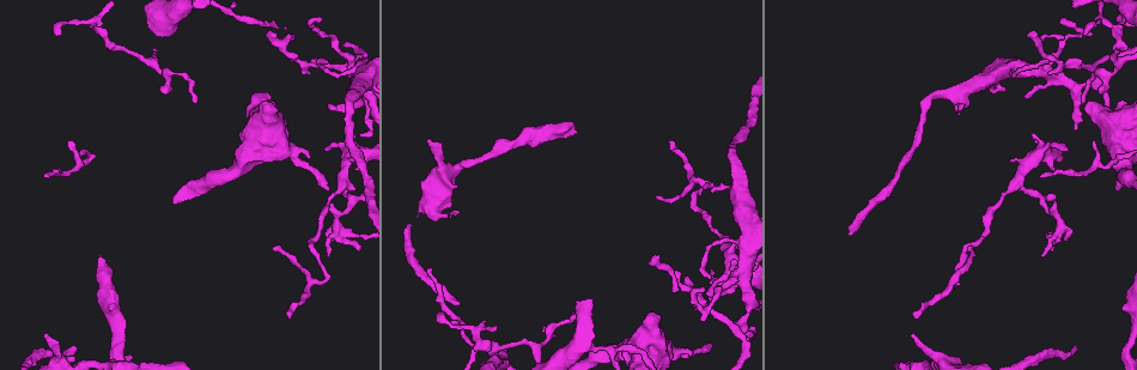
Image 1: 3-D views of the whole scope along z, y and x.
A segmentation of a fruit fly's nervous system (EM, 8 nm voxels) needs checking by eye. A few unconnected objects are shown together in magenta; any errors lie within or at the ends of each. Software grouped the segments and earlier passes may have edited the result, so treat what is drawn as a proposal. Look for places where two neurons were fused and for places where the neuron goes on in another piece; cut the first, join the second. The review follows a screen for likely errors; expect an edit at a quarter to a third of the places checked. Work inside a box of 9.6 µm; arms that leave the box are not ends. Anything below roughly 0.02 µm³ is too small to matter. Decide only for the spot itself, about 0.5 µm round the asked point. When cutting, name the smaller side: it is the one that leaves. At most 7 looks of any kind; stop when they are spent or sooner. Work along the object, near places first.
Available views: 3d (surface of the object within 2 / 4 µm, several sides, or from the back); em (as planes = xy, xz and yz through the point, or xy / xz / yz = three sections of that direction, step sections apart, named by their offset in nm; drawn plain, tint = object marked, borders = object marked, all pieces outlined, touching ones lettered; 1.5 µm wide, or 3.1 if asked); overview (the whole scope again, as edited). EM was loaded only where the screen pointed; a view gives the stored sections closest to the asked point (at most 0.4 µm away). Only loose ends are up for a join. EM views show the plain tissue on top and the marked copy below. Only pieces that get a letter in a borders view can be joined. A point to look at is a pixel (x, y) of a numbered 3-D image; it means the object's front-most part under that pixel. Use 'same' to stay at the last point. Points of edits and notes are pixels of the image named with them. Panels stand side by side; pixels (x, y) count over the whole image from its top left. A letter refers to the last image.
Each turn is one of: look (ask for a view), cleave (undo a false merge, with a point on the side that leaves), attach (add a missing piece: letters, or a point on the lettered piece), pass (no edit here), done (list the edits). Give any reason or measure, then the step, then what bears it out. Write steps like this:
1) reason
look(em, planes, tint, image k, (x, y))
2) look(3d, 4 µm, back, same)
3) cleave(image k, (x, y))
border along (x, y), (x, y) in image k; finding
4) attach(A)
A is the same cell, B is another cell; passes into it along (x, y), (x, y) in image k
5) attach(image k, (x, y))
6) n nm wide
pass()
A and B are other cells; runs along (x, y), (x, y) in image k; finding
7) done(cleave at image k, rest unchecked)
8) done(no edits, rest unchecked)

free end
look(em, xz, step 4, borders, image 1, (1075, 347))

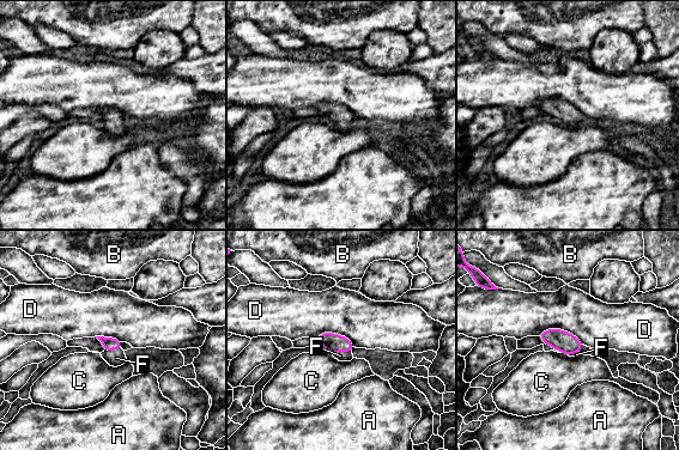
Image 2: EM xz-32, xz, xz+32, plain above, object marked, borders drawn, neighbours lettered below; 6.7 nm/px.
another direction
look(em, planes, borders, same)

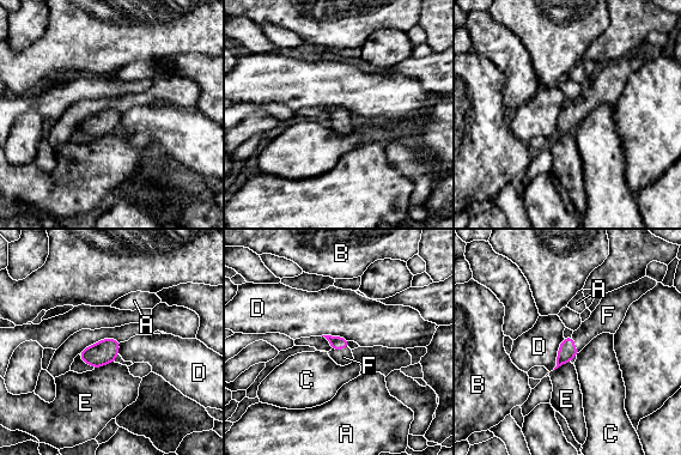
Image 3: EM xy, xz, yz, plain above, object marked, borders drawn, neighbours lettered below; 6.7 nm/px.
attach(image 3, (344, 357))
F is the same cell, A, B, C, D and E are other cells; the neuron continues

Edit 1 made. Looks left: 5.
free end
look(em, yz, step 4, tint, image 1, (47, 334))

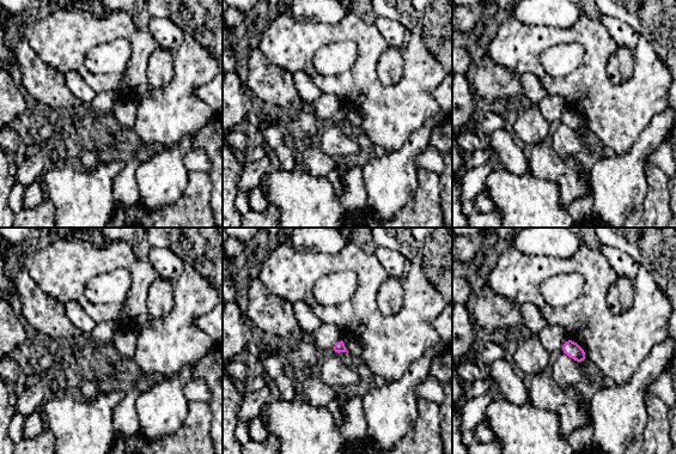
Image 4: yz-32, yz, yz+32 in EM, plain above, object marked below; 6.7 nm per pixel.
another direction
look(em, planes, borders, same)

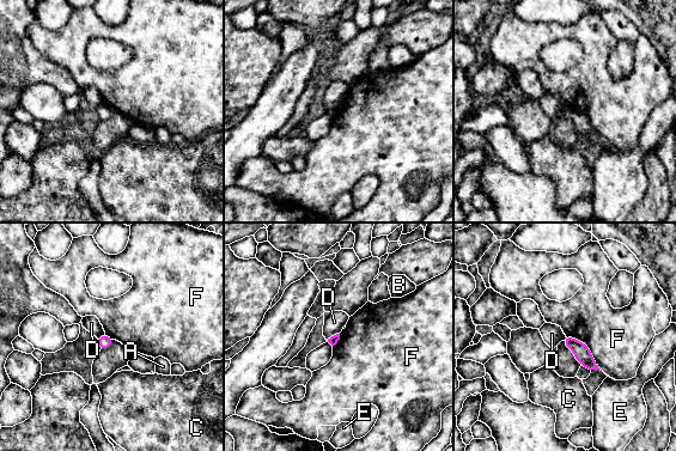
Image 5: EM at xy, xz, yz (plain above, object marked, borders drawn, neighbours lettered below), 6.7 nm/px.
pass()
A, B, C, D, E and F are other cells; border along (565, 334), (583, 341), (602, 370) in image 5; no lettered piece goes on from it

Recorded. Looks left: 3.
branch stops here
look(3d, 4 µm, image 1, (914, 316))

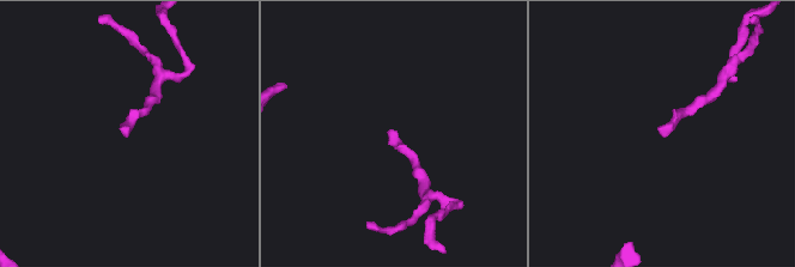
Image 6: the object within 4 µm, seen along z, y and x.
shape alone is not enough
look(em, xz, step 4, borders, image 6, (396, 135))

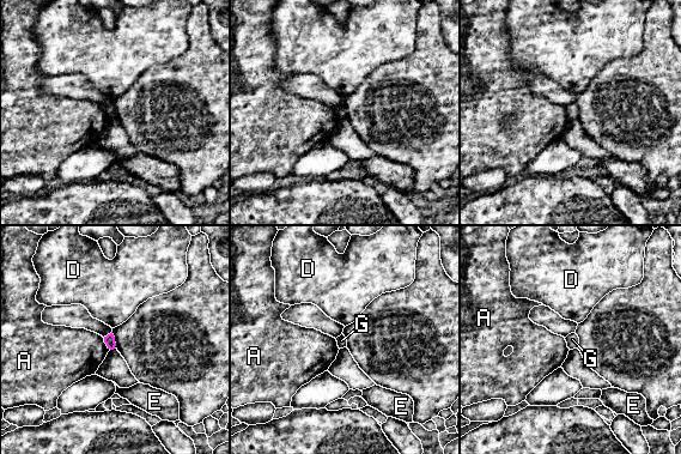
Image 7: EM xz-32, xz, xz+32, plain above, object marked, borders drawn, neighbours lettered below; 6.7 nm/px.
cut it another way
look(em, planes, borders, same)

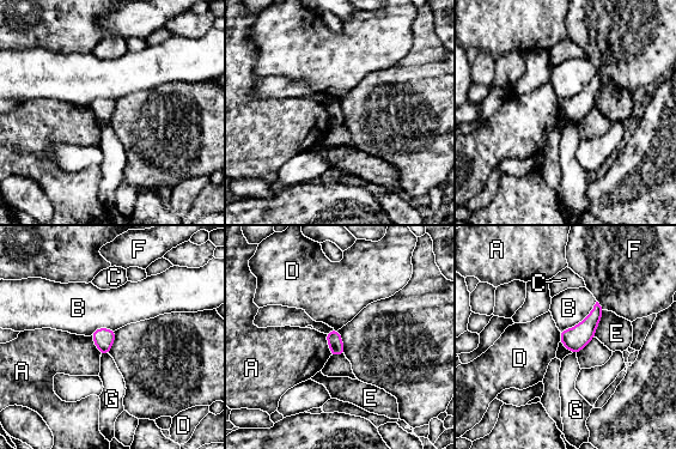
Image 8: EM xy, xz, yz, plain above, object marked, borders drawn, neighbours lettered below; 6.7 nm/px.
pass()
A, B, C, D, E, F and G are other cells; border along (596, 301), (579, 322), (560, 332) in image 8; no lettered piece goes on from it

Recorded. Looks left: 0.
done(attach at image 3, rest unchecked)

